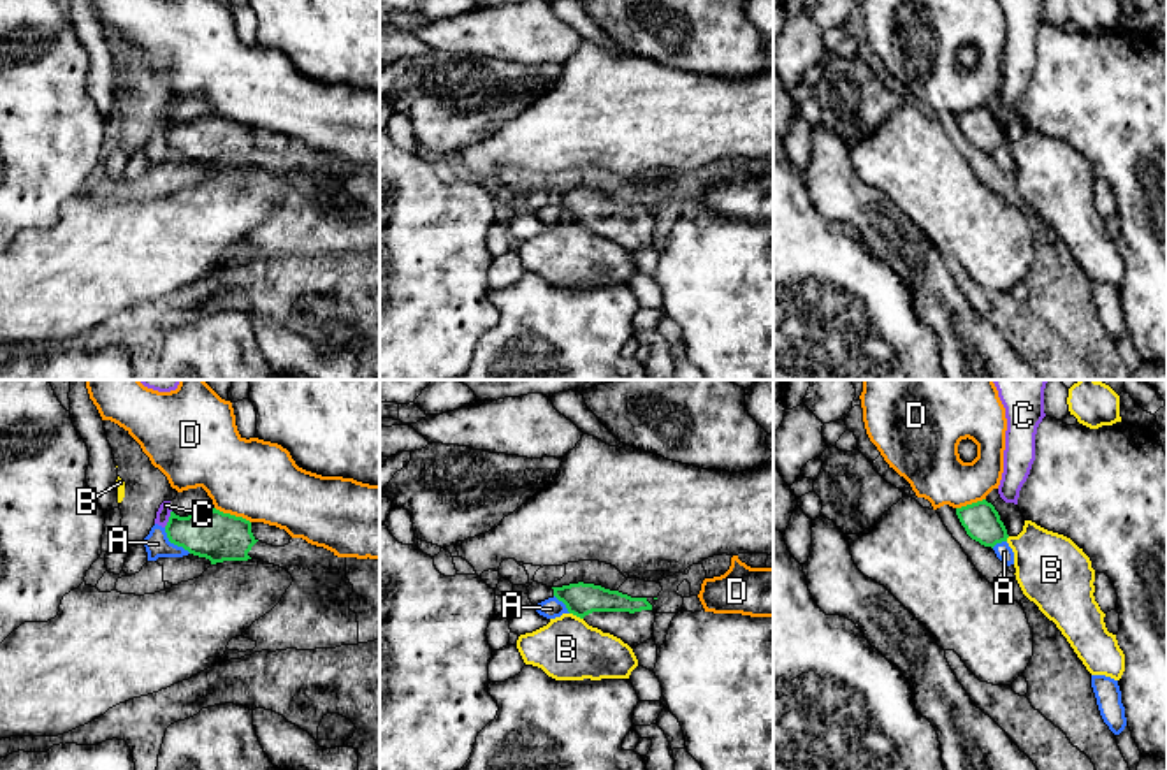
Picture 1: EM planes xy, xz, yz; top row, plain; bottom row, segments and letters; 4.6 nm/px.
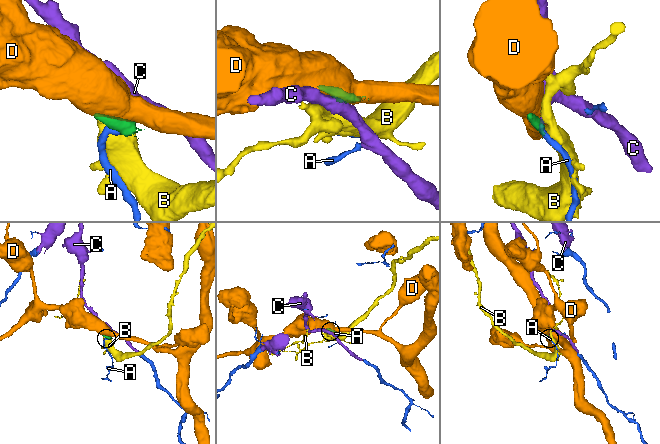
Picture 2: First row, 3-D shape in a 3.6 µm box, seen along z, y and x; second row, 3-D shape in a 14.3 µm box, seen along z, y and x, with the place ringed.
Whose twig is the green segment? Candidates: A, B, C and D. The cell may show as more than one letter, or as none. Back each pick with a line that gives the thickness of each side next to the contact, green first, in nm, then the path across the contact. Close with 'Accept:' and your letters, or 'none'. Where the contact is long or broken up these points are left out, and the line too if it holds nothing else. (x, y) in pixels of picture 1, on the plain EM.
Accept: none

